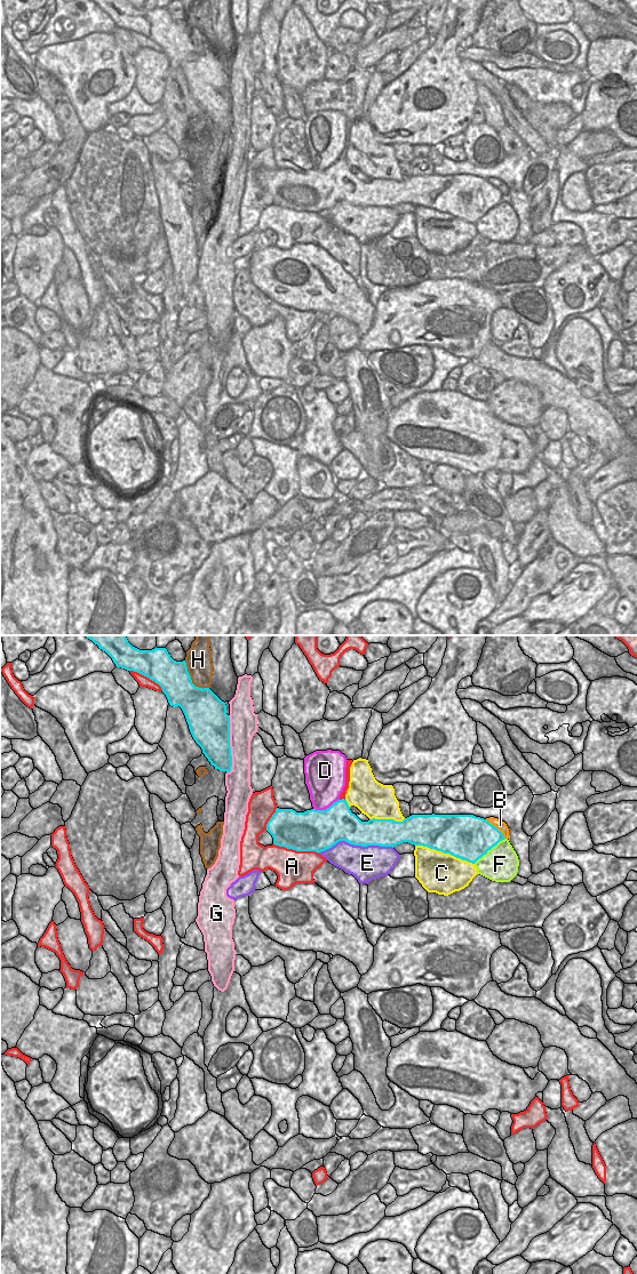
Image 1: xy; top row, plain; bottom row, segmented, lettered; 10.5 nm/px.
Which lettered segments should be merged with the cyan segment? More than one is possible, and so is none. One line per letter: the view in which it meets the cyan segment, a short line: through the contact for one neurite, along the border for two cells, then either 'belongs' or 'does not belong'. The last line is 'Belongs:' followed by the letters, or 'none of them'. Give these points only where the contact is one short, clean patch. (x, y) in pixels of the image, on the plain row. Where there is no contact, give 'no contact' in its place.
A: meets cyan in xy; does not belong
B: meets cyan in xy; does not belong
C: meets cyan in xy; does not belong
D: meets cyan in xy; does not belong
E: meets cyan in xy; does not belong
F: meets cyan in xy; does not belong
G: meets cyan in xy; does not belong
H: meets cyan in xy; does not belong
Belongs: none of them

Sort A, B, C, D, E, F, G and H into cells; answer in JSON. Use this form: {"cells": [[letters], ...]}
{"cells": [["A"], ["B"], ["C"], ["D"], ["E"], ["F"], ["G"], ["H"]]}

